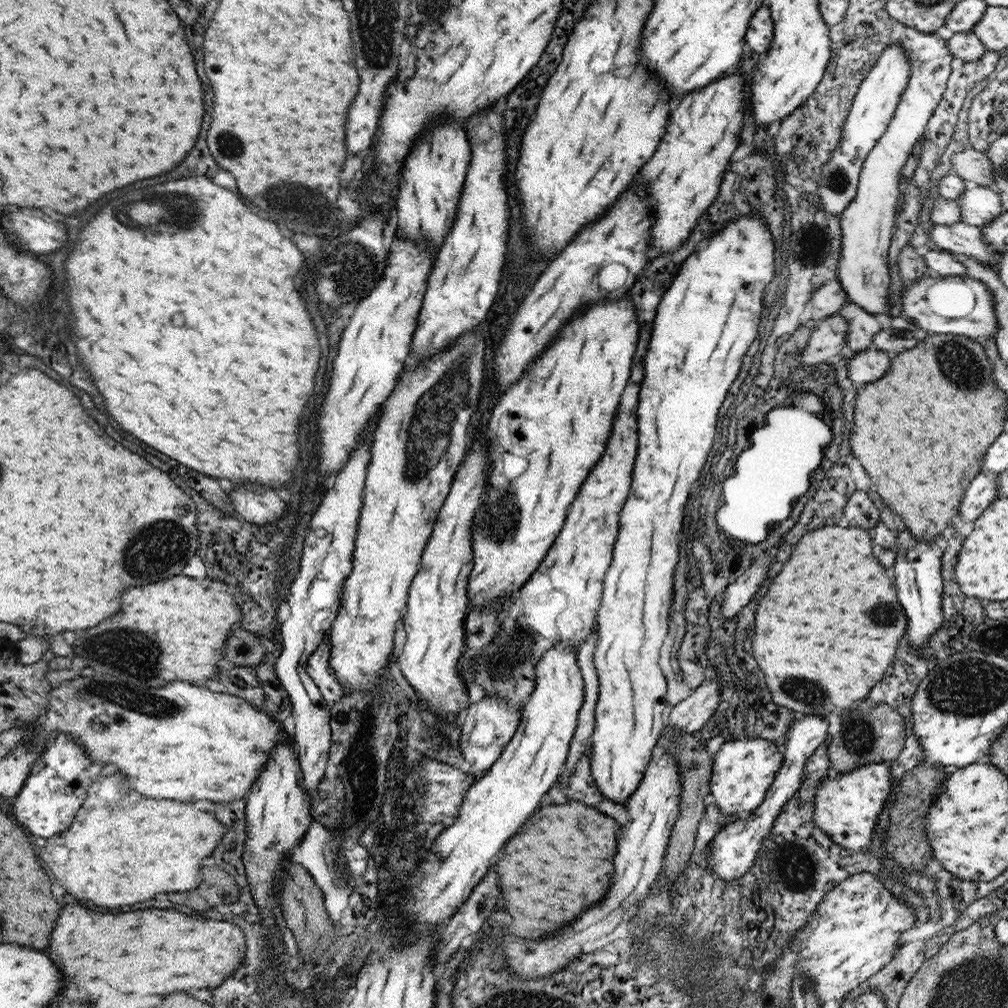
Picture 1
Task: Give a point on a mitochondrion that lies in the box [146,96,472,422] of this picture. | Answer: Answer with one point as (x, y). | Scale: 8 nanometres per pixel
(361, 263)

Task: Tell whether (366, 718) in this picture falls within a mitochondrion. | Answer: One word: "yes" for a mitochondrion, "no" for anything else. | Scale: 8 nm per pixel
yes

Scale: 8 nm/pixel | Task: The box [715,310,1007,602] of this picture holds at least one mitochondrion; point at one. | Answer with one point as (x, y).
(957, 363)

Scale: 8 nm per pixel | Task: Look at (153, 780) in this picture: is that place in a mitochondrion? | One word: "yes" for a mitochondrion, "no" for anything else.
no

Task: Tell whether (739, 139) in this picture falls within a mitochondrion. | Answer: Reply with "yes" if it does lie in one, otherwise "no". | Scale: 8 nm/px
no

